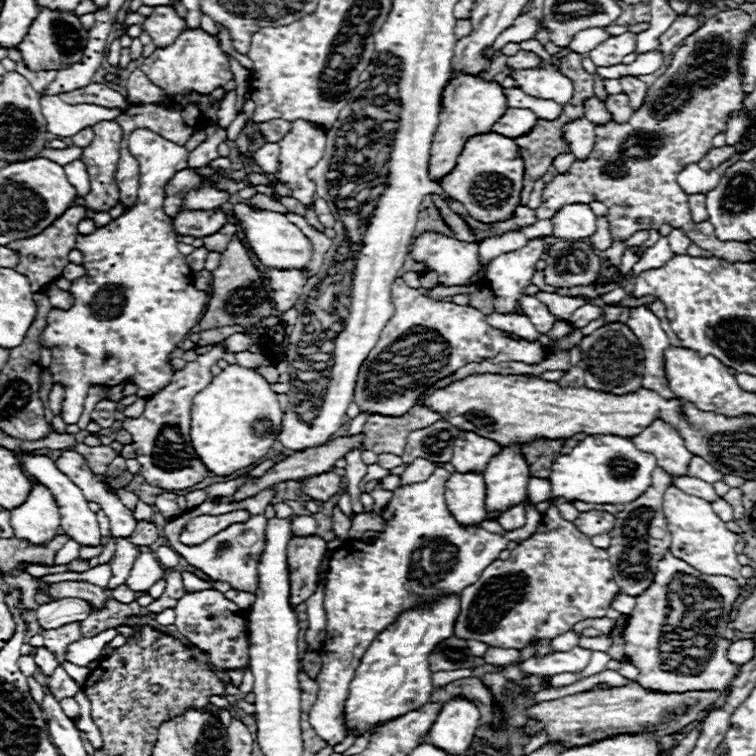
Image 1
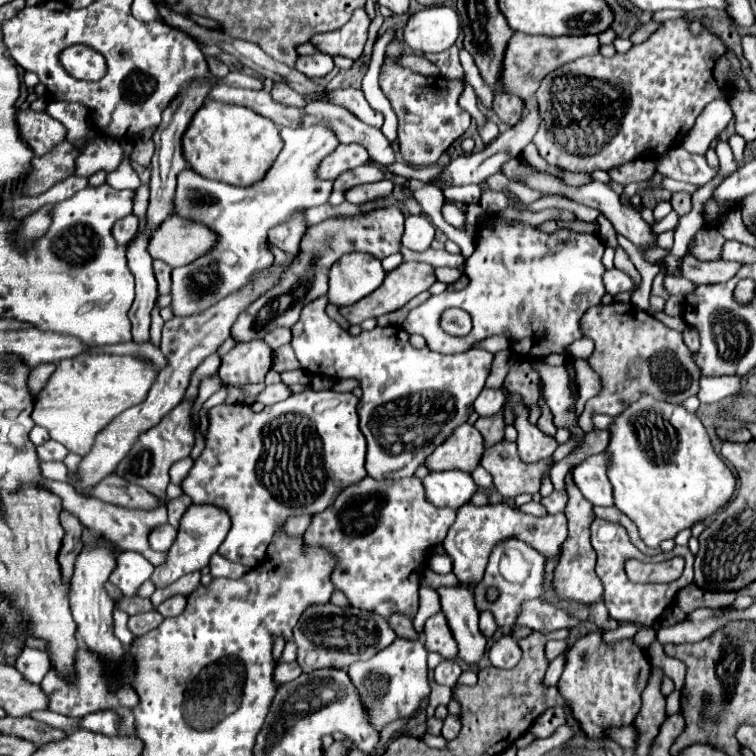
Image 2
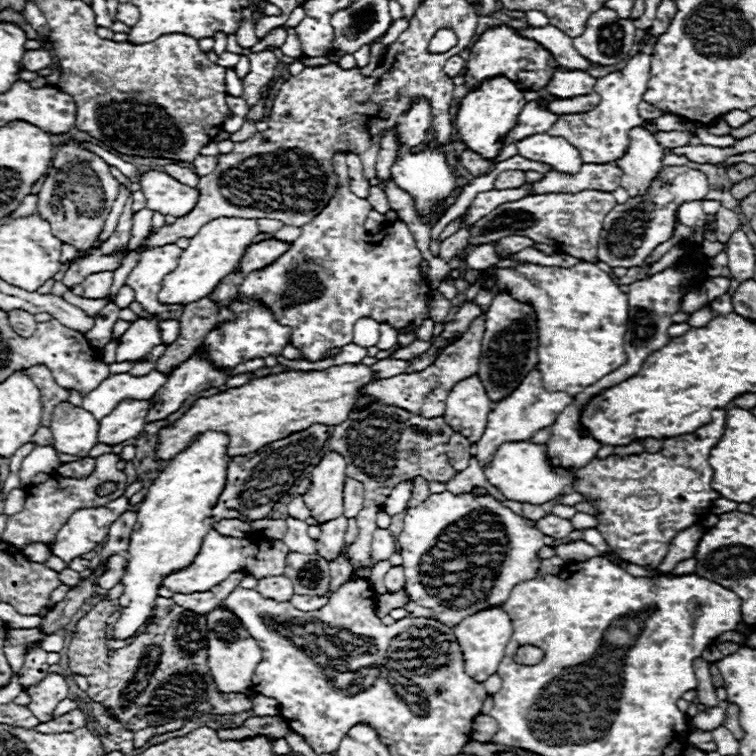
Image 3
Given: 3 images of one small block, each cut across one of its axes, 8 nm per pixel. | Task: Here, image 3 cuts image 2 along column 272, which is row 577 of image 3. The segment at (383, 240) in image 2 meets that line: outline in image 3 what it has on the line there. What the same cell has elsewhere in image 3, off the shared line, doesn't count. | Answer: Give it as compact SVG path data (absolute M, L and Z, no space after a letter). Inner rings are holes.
M290 552L286 556L284 576L292 580L294 594L320 596L328 590L328 584L330 584L328 560L324 560L318 554Z

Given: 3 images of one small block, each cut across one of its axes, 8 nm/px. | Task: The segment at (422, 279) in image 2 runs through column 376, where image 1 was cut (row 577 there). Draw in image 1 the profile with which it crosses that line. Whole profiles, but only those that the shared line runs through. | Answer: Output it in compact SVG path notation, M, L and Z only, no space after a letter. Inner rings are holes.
M320 536L294 538L288 544L288 570L290 570L290 606L306 602L318 582L318 566L328 546Z

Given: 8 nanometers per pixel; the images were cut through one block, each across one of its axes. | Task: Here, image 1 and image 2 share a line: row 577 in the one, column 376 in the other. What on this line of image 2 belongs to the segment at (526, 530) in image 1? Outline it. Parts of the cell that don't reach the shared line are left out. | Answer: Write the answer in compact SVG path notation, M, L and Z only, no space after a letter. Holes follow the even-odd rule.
M320 296L318 300L314 300L314 302L310 302L310 304L304 306L298 324L292 326L292 348L294 348L294 354L300 360L302 368L306 372L310 372L310 374L320 374L322 372L324 376L330 376L330 378L334 374L338 378L356 378L356 380L360 380L360 388L364 392L362 398L360 398L360 430L364 432L366 442L368 442L368 452L366 452L366 470L368 470L368 476L372 476L376 480L384 480L384 478L390 478L390 480L408 478L408 476L412 476L416 472L416 468L424 462L426 456L432 454L432 450L440 442L444 442L460 424L464 424L468 420L468 416L460 416L460 408L464 408L464 404L468 404L468 400L472 400L472 404L474 404L474 400L478 398L478 390L484 386L486 378L490 376L494 354L488 352L488 350L476 350L476 352L466 350L466 352L458 352L458 354L440 354L440 352L432 352L430 348L414 348L408 342L408 334L400 326L386 326L386 328L376 326L372 332L362 332L360 336L350 336L346 330L340 328L338 322L334 322L334 320L330 320L326 316L326 312L324 312L326 304L328 304L328 298L326 296Z

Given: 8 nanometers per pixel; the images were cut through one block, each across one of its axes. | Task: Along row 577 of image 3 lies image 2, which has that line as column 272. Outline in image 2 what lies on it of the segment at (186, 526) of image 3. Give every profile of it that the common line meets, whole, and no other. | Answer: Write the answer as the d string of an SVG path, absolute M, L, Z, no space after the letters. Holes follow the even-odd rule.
M206 100L182 138L184 158L200 176L232 186L252 186L272 168L282 148L280 130L268 118L238 104Z

